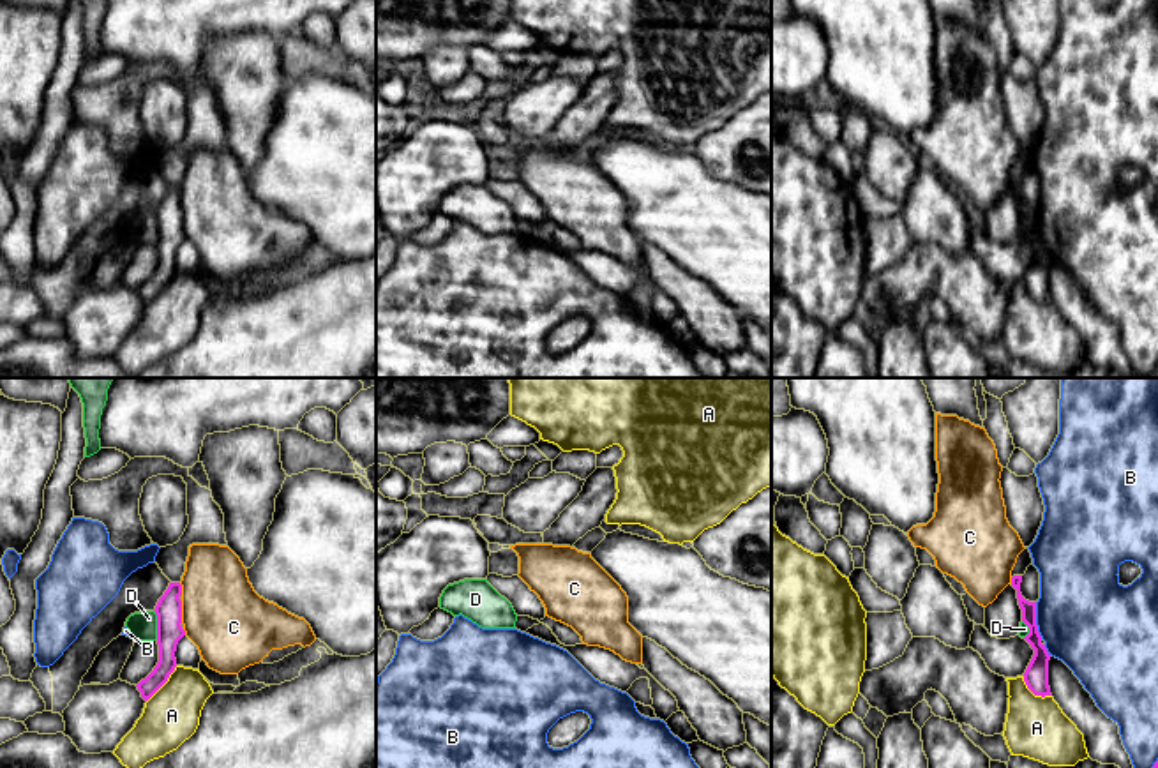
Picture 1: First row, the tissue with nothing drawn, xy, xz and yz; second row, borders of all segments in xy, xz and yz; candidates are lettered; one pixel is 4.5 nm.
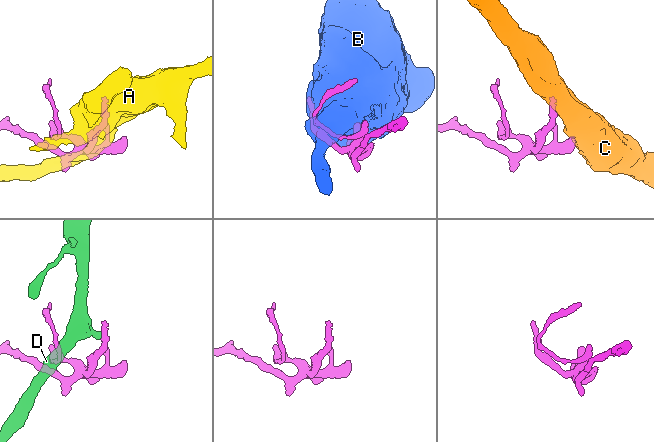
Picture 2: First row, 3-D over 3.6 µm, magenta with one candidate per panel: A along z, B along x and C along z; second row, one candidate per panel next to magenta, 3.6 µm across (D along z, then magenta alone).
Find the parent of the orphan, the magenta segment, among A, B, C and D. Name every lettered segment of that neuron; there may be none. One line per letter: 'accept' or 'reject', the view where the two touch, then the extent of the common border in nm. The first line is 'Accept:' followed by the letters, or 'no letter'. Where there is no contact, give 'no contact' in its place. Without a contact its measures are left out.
Accept: no letter
A: reject; contact in xy; length 220 nm
B: reject; contact in yz; length 170 nm
C: reject; contact in xy; length 100 nm
D: reject; contact in xy; length 140 nm

